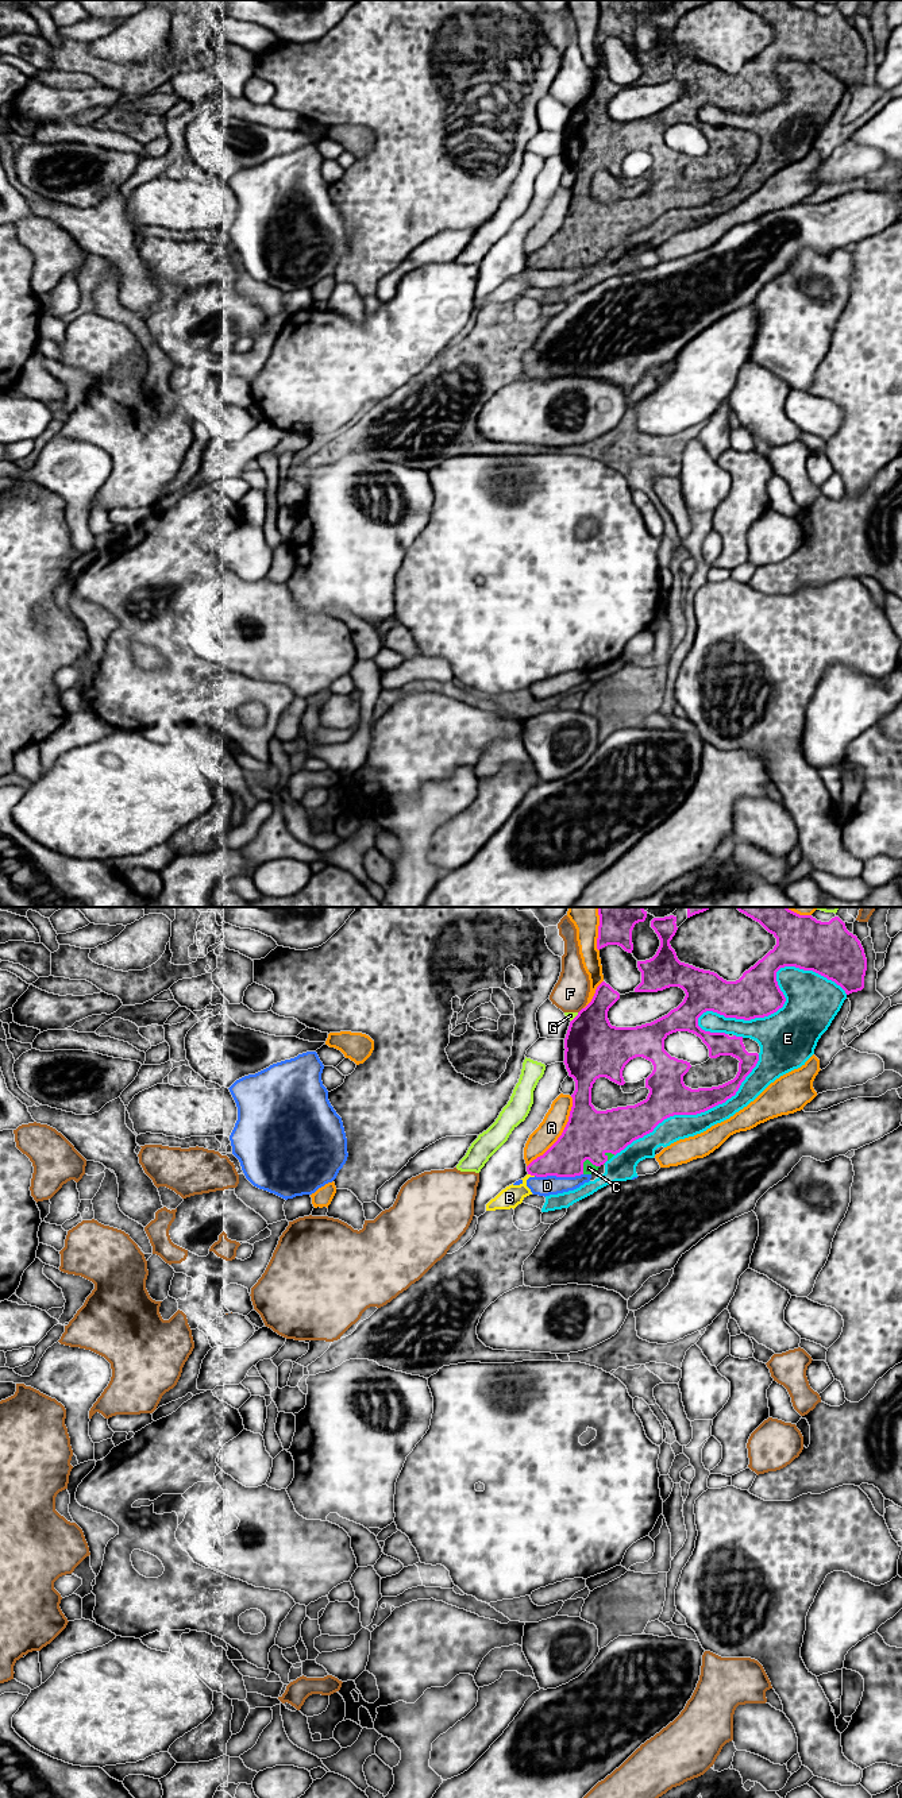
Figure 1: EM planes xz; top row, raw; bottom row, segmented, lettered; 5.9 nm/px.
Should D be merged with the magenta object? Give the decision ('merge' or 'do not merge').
do not merge

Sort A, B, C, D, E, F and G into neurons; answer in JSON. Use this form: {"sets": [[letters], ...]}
{"sets": [["A"], ["B"], ["C"], ["D"], ["E"], ["F"], ["G"]]}

